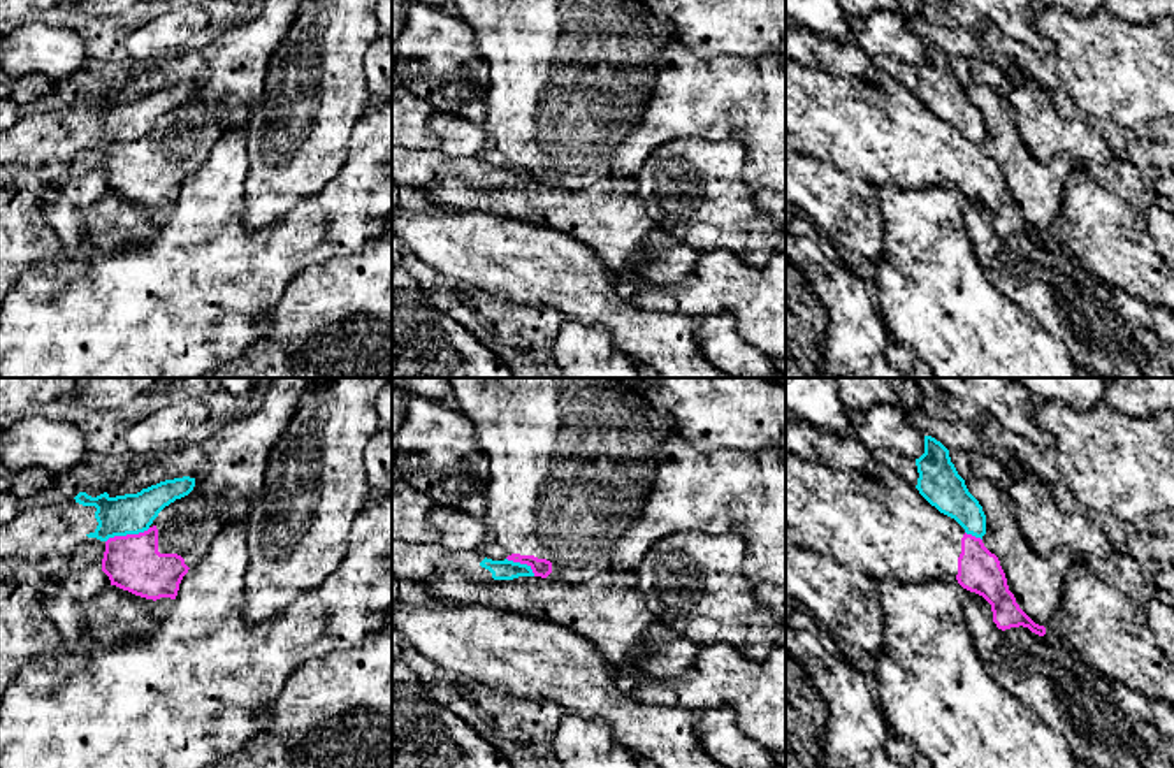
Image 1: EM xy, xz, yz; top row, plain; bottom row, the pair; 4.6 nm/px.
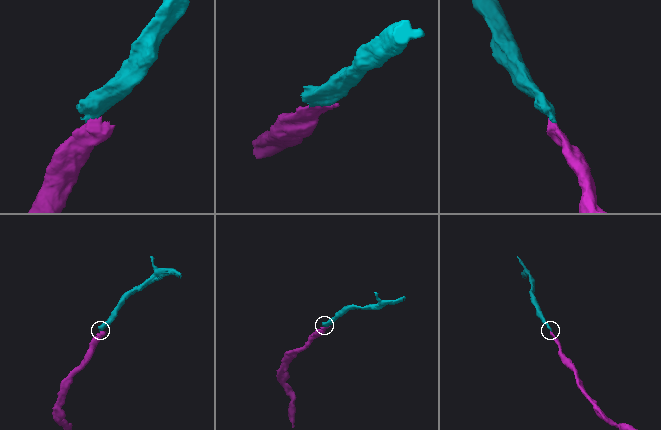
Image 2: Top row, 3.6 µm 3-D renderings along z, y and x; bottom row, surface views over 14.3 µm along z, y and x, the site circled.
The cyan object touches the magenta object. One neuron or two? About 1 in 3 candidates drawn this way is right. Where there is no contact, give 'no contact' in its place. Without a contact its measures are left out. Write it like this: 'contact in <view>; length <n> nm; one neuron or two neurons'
contact in xy; length 220 nm; two neurons

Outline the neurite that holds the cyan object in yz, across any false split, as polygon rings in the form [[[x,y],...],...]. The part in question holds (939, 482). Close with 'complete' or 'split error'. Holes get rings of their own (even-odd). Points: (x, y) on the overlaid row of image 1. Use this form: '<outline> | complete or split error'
[[[924,436],[924,453],[916,459],[919,494],[940,513],[954,518],[967,534],[986,534],[986,515],[968,492],[965,480],[951,462],[949,450],[931,436]]] | complete

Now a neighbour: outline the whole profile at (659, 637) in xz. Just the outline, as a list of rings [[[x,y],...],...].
[[[656,622],[647,636],[647,657],[638,657],[633,666],[652,675],[668,677],[687,670],[699,654],[699,645],[677,636],[664,624]]]

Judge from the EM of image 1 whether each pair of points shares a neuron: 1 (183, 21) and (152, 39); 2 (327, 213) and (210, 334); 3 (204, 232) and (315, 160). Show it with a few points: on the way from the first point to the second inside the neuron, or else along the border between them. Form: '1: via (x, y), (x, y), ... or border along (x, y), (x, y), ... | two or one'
1: via (176, 28), (159, 37) | one
2: via (297, 243), (236, 304) | one
3: border along (246, 166), (243, 222), (248, 227), (260, 229) | two

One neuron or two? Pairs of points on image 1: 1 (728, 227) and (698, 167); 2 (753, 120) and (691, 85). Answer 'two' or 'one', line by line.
1: one
2: one

